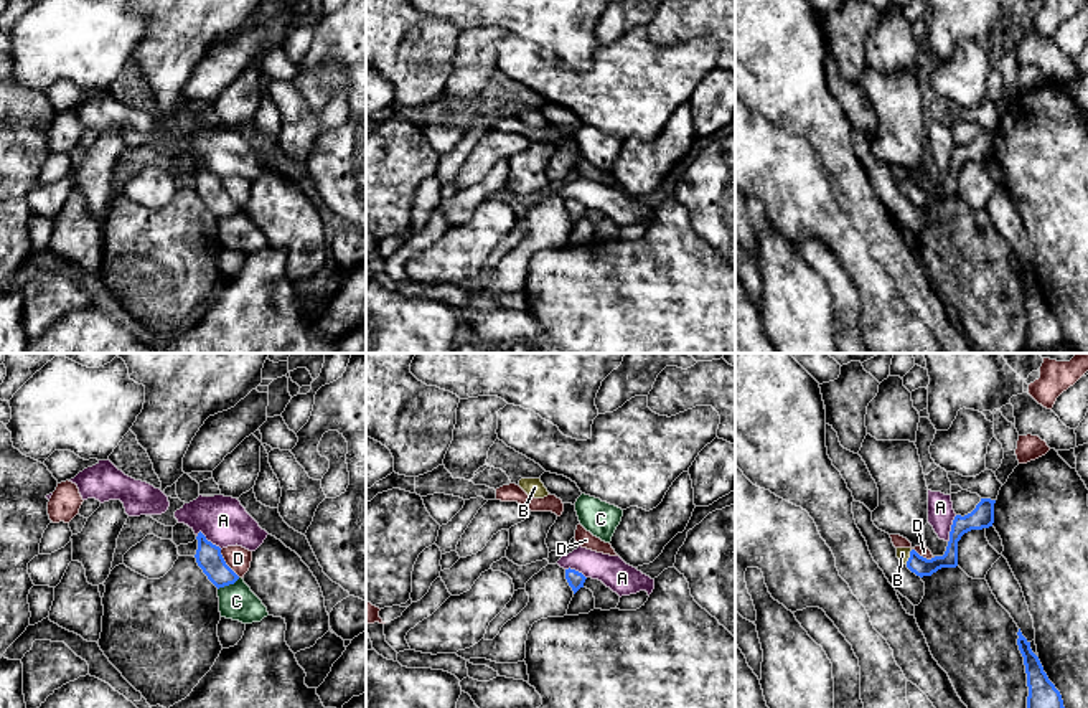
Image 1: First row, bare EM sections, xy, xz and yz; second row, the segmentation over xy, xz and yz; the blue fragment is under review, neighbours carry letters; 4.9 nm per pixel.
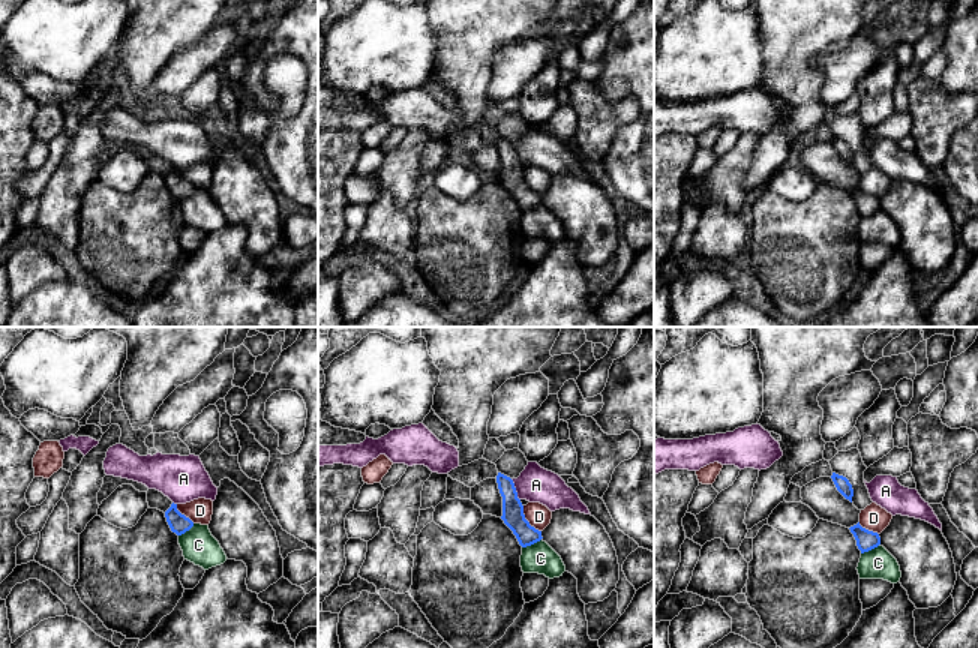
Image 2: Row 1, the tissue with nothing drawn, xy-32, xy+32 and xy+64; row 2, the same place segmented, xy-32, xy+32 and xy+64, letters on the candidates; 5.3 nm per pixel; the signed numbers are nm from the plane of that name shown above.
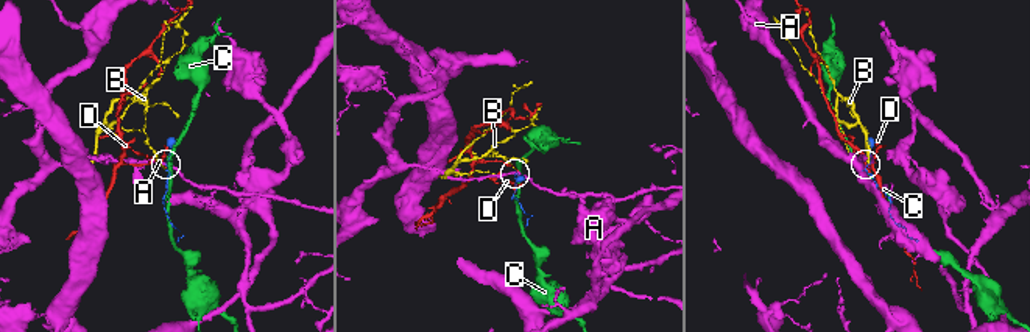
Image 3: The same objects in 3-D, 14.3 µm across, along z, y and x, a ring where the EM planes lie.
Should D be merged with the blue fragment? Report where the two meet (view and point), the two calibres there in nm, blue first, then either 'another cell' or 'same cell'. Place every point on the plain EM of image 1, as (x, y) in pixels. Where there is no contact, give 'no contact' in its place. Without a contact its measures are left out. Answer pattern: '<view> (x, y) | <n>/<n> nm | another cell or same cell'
xy (225, 193) | 130/120 nm | another cell

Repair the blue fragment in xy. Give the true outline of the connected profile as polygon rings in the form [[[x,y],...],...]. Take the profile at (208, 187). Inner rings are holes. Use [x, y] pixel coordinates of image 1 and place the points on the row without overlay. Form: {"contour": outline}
{"contour": [[[199,162],[198,167],[198,180],[196,180],[196,193],[208,206],[208,210],[219,219],[229,215],[234,215],[239,206],[226,195],[221,178],[206,170],[206,167]]]}

